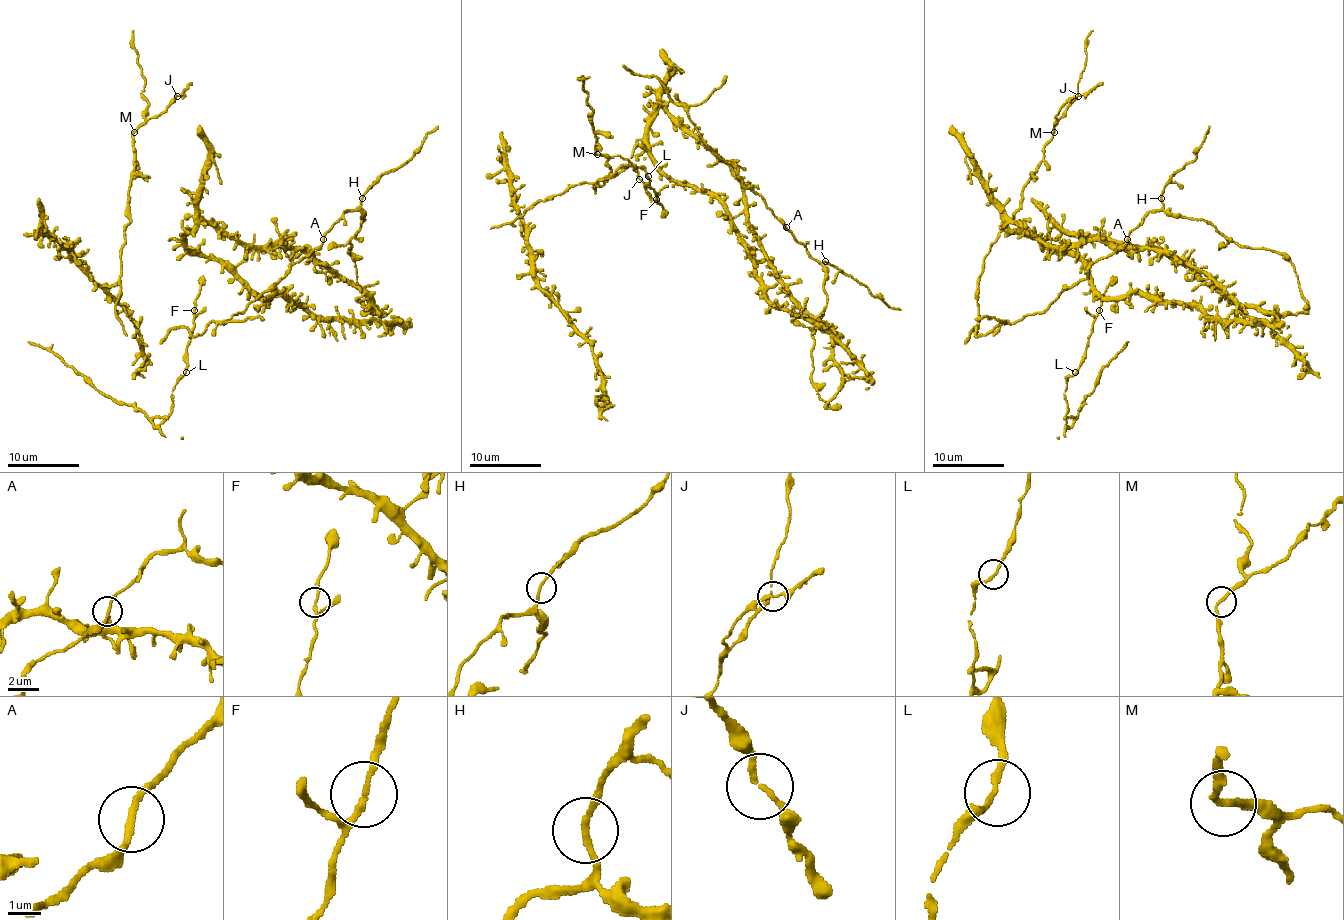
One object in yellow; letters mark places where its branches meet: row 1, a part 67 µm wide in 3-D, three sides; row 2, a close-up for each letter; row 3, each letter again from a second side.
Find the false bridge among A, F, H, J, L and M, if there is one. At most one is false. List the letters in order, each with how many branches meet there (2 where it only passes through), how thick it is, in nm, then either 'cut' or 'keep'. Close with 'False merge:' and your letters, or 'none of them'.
A: 2 | 180 nm | keep
F: 2 | 170 nm | keep
H: 2 | 170 nm | keep
J: 2 | 160 nm | keep
L: 2 | 160 nm | keep
M: 2 | 180 nm | keep
False merge: none of them

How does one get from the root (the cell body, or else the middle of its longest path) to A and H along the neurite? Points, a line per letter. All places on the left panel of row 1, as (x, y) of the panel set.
A: (343, 214), (323, 239)
H: (343, 214), (355, 210), (362, 198)

